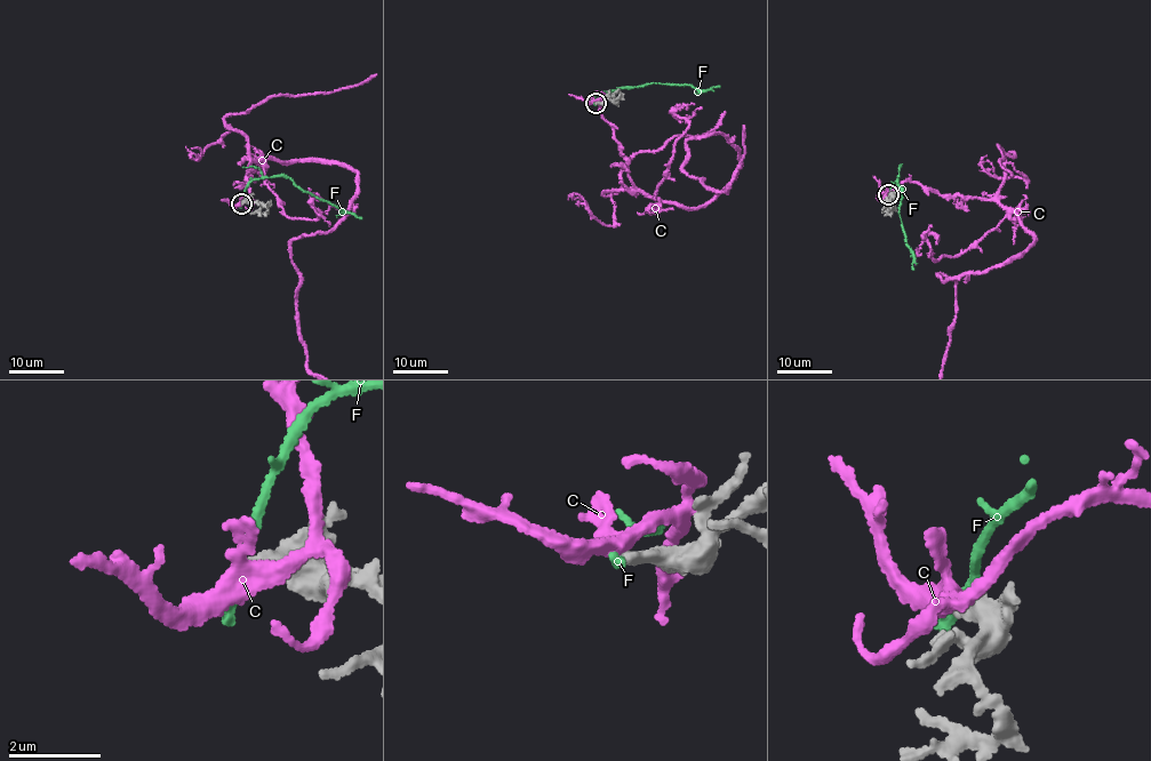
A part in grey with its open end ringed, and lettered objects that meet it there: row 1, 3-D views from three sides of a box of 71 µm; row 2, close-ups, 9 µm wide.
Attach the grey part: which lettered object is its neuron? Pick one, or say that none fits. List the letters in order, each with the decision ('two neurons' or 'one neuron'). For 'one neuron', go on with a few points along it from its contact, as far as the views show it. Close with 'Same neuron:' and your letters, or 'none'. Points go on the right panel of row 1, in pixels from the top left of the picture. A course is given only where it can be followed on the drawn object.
C: two neurons
F: two neurons
Same neuron: none

